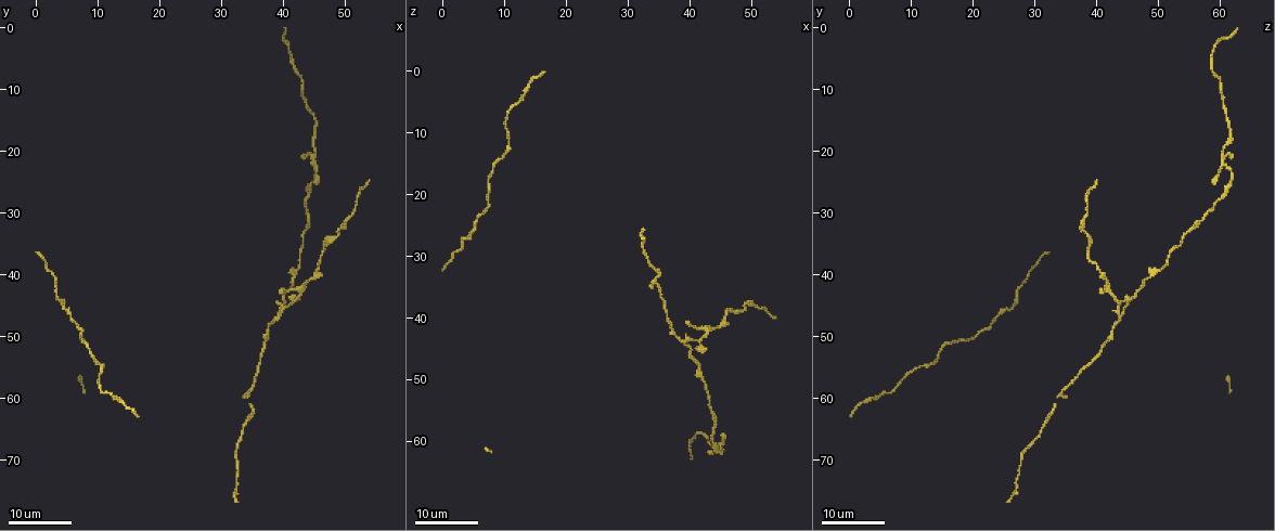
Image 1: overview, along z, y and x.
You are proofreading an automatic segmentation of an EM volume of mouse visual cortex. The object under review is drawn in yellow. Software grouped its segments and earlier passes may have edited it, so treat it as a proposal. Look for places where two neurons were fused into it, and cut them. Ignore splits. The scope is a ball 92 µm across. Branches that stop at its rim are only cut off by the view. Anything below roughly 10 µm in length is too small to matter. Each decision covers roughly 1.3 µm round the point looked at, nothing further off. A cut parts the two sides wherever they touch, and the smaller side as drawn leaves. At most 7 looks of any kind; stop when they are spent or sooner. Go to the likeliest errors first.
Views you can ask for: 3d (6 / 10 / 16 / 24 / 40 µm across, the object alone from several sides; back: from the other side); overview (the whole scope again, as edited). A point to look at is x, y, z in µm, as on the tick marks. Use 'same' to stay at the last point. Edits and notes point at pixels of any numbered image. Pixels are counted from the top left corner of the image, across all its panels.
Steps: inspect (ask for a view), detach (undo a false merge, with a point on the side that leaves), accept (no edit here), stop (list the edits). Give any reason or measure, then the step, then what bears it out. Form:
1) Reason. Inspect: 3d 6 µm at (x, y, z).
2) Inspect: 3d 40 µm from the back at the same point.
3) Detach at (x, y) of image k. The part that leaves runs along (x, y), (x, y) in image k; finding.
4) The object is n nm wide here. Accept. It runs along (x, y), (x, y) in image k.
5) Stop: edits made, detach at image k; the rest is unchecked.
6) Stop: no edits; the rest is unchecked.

Inspect: 3d 16 µm at (39.5, 46.5, 43.5).

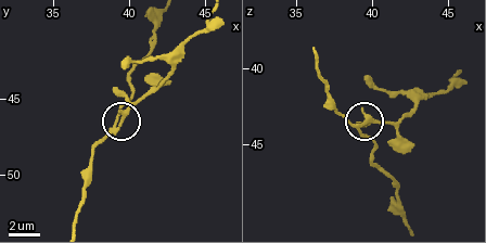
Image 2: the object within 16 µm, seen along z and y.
Inspect: 3d 10 µm at the same point.

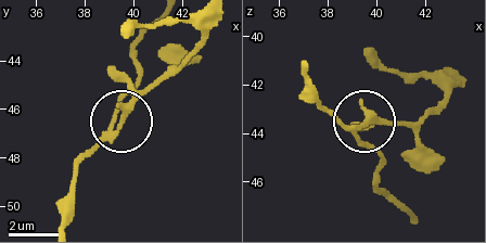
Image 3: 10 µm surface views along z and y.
The side arm is 31 µm long. Detach at (133, 103) of image 3. Two neurons meet here.

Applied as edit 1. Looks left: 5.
Inspect: 3d 16 µm at (35.5, 58.0, 36.5).

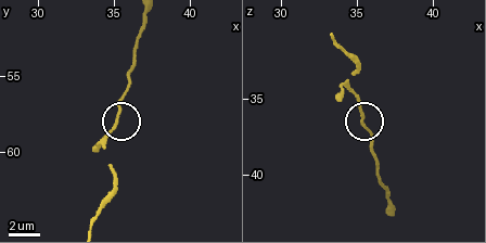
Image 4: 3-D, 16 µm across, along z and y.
Inspect: 3d 6 µm at (35.2, 57.6, 36.0).

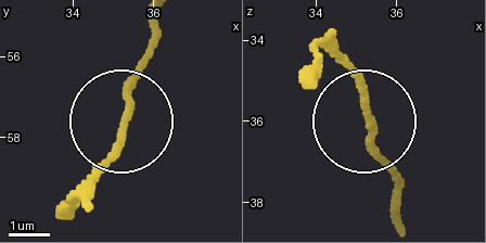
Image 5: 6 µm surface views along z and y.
Inspect: 3d 6 µm from the back at (35.35, 57.55, 35.95).

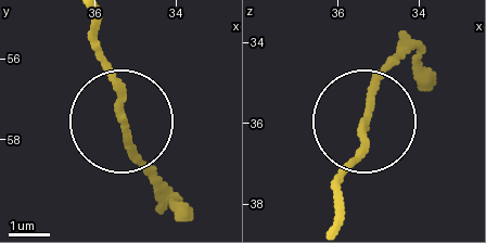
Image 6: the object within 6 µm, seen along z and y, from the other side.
The object is 160 nm wide here. Accept. It runs along (122, 116), (101, 54) in image 6; continuous, no second neuron.

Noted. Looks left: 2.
Sudden change in width. Inspect: 3d 16 µm at (42.0, 39.0, 50.0).

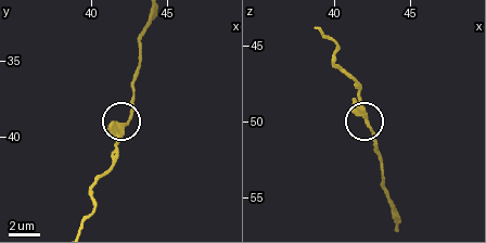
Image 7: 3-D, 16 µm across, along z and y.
Inspect: 3d 6 µm at (42.4, 39.2, 50.4).

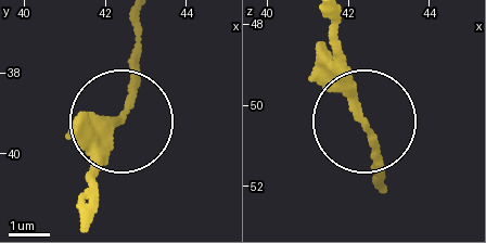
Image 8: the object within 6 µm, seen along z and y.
Accept. It runs along (84, 192), (122, 119), (136, 40) in image 8; all the same neuron.

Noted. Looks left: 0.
Stop: edits made, detach at image 3; the rest is unchecked.

